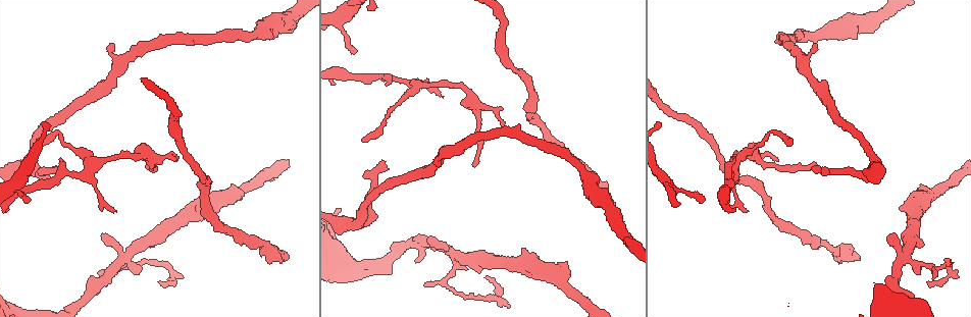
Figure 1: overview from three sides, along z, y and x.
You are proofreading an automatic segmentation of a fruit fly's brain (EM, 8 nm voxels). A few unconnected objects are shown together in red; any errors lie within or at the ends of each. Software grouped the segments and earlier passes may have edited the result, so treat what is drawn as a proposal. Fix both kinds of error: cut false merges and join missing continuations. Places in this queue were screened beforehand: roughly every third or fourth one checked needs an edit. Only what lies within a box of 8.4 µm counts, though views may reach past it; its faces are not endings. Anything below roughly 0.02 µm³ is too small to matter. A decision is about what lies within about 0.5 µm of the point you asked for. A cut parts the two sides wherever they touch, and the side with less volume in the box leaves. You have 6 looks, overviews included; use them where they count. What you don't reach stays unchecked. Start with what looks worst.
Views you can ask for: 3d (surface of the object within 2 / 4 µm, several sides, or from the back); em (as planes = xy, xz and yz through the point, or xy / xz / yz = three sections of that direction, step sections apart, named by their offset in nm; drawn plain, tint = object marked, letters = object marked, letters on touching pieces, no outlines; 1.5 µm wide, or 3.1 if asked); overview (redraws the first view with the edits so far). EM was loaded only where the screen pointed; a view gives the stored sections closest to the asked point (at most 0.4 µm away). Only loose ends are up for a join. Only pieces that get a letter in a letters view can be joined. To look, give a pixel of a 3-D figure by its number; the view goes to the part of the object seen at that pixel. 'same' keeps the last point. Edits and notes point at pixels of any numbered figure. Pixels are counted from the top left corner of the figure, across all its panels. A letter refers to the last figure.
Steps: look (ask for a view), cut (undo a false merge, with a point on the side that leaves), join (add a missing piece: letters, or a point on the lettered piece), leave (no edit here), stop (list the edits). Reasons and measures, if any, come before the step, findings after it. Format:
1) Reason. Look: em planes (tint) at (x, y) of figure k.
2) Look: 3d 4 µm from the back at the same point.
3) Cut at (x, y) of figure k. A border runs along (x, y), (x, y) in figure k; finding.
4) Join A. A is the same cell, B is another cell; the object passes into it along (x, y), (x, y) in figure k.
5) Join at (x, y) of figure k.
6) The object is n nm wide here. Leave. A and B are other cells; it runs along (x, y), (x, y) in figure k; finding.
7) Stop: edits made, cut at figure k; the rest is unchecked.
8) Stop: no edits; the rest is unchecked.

Branch stops here. Look: em xz step 4 (letters) at (283, 258) of figure 1.

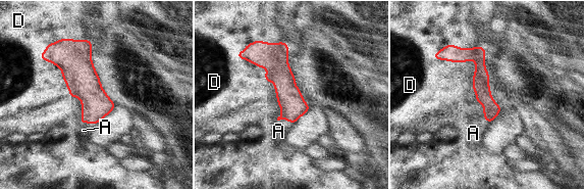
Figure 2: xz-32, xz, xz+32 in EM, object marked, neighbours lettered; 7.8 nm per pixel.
Look: em planes (letters) at the same point.

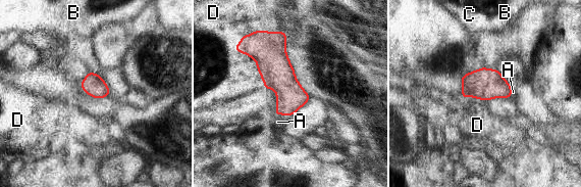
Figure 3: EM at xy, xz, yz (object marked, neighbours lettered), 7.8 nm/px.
Join A. A is the same cell, B, C and D are other cells; the object passes into it along (291, 96), (286, 114), (277, 122) in figure 3; it goes on there.

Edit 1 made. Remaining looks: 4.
Redraw. Look: overview.

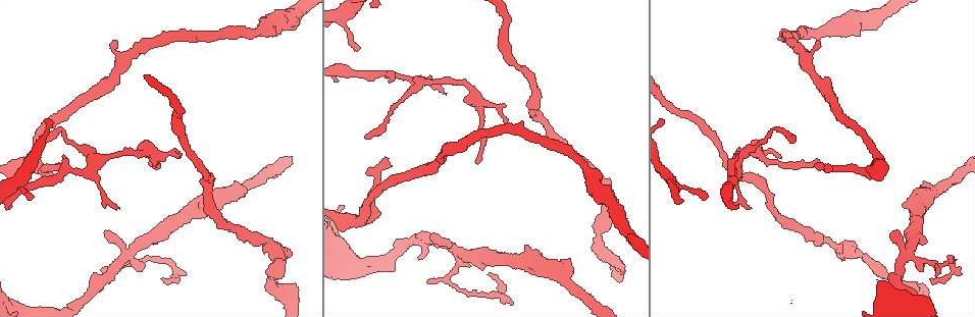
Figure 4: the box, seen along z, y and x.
Branch stops here. Look: em xy step 8 (letters) at (916, 293) of figure 4.

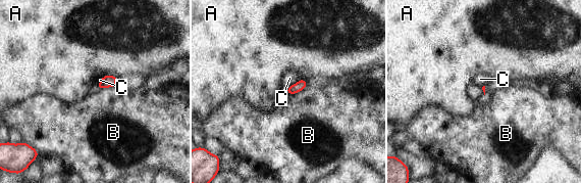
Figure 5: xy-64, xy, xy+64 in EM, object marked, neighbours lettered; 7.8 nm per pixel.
Cut it another way. Look: em planes (letters) at the same point.

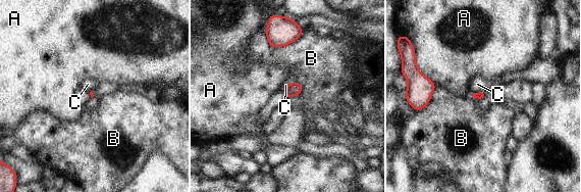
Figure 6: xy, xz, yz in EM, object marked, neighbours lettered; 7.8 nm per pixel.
Leave. A, B and C are other cells; a border runs along (304, 29), (275, 47), (264, 34) in figure 6; no lettered piece goes on from it.

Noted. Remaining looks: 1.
Stop: edits made, join at figure 3; the rest is unchecked.

